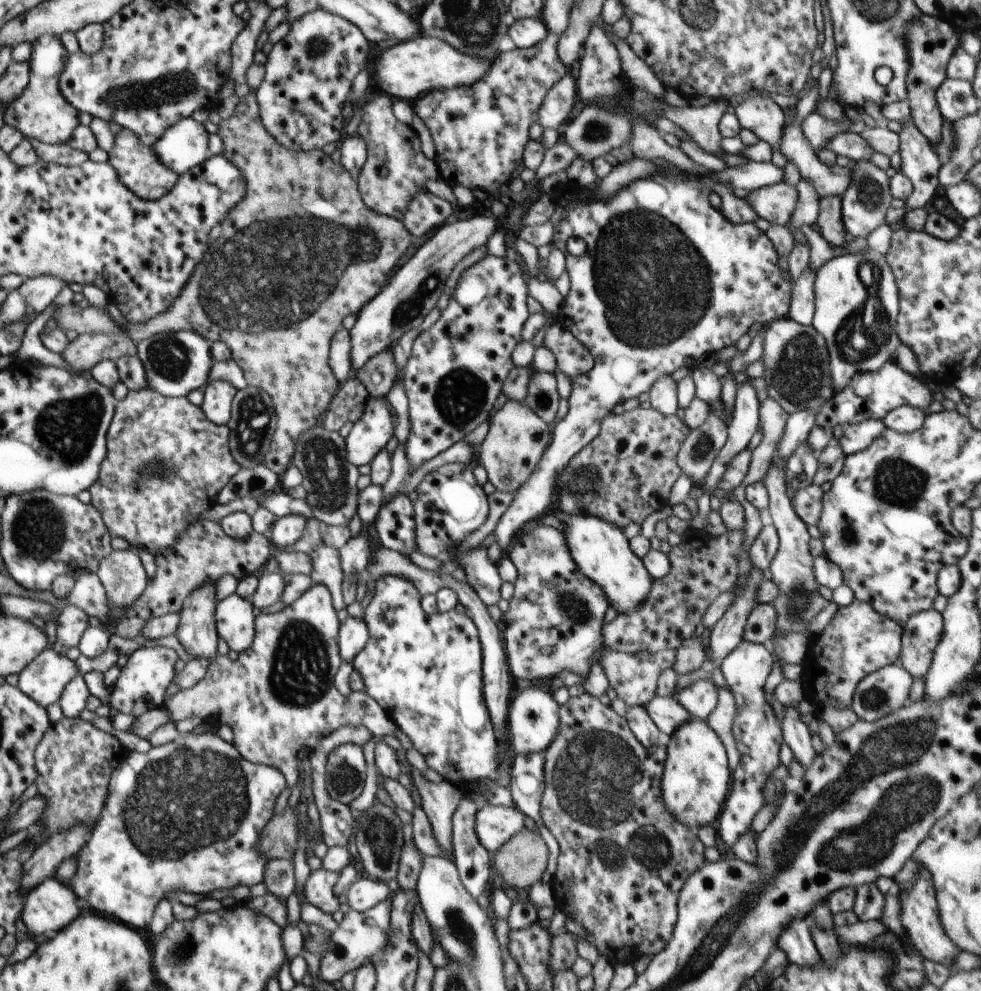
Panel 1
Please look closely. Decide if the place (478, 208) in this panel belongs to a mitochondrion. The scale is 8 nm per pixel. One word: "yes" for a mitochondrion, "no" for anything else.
no

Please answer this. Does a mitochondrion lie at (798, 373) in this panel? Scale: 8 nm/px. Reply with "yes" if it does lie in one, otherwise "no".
yes

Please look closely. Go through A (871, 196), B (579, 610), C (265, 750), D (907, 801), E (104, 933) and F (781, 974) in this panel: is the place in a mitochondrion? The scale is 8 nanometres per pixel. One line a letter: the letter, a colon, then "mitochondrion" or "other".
A: mitochondrion
B: mitochondrion
C: other
D: mitochondrion
E: other
F: other

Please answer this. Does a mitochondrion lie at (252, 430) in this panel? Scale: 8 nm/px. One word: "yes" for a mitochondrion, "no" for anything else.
yes

